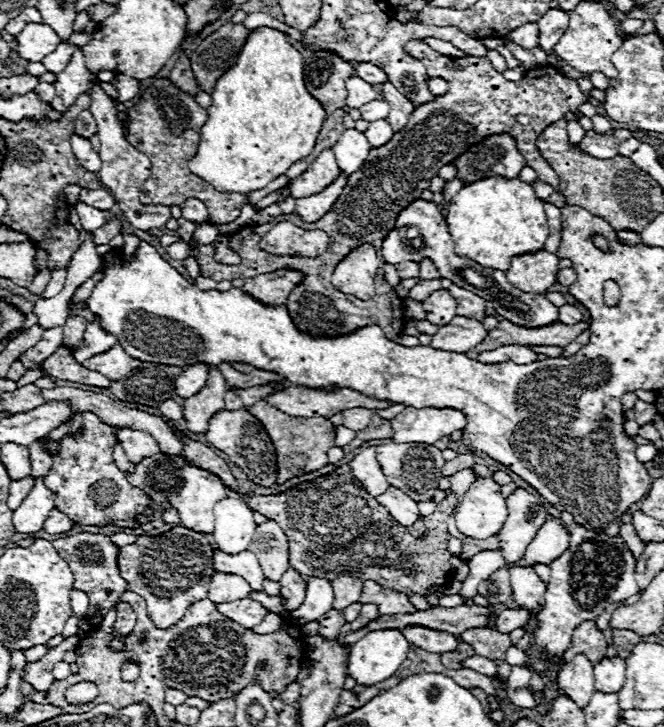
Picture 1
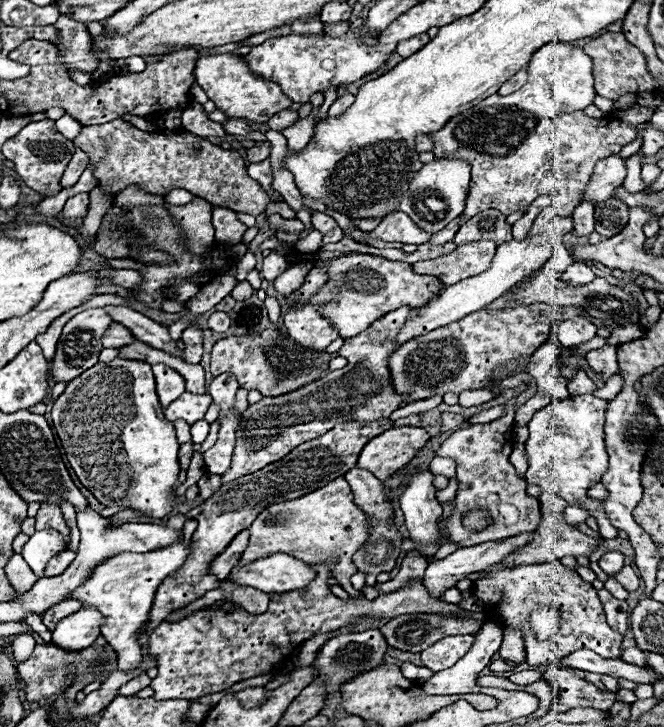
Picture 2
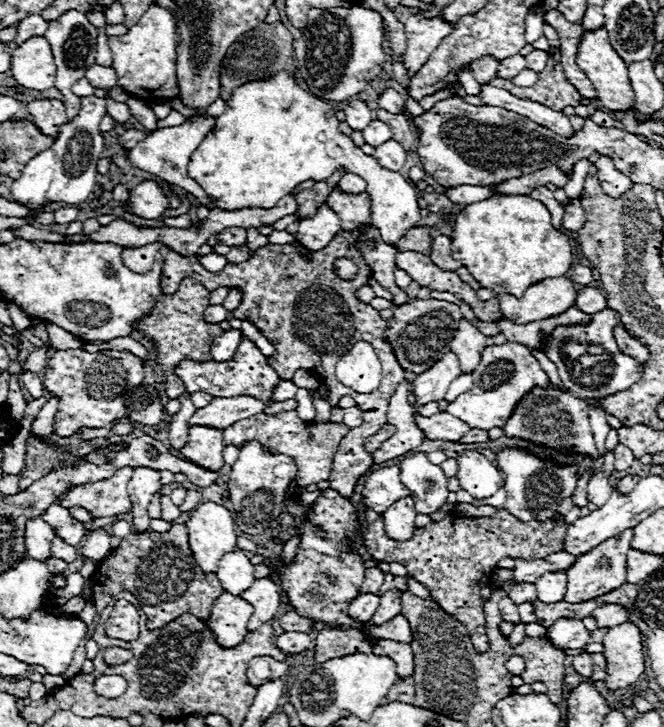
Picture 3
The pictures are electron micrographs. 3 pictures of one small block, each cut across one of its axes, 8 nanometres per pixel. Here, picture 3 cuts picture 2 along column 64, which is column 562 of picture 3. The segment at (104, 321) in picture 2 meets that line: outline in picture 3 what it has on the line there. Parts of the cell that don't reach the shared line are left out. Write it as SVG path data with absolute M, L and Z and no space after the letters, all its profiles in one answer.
M602 310L592 314L588 326L556 326L552 330L552 336L544 342L544 354L556 364L562 384L580 398L606 398L610 394L622 392L638 382L644 372L644 366L640 362L620 354L612 338L612 326L618 326L618 316L612 310Z

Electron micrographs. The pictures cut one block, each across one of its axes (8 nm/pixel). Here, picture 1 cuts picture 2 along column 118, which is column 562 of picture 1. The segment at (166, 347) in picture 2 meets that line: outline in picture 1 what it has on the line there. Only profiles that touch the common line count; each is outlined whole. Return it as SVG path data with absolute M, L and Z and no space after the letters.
M564 304L562 308L558 308L558 322L572 326L572 324L582 322L582 314L580 314L578 308L574 308L570 304Z

